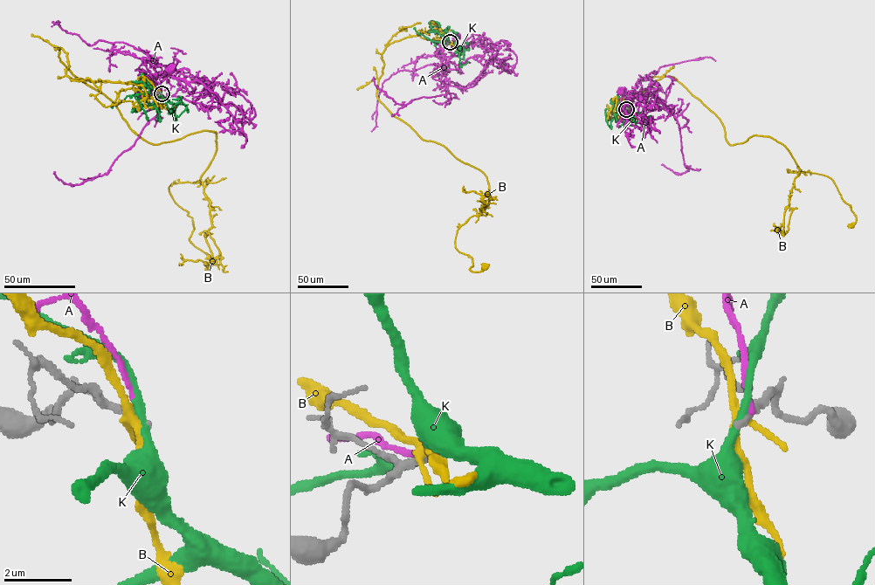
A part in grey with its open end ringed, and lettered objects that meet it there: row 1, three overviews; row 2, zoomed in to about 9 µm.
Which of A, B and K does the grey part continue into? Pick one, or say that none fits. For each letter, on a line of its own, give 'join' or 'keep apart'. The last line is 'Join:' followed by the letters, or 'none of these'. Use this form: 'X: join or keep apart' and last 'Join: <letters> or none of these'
A: keep apart
B: keep apart
K: keep apart
Join: none of these

